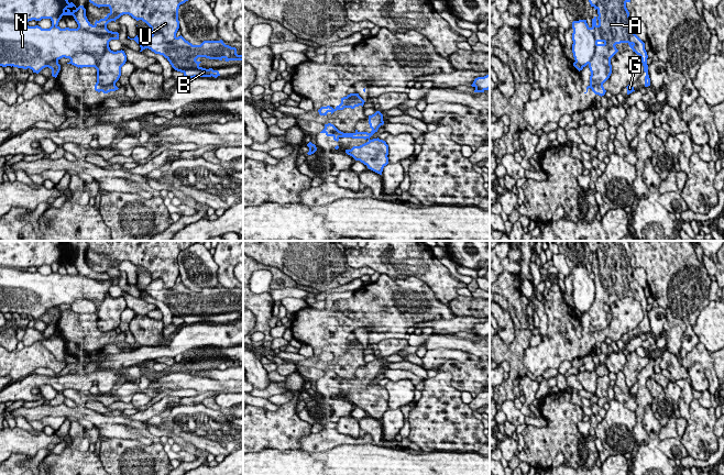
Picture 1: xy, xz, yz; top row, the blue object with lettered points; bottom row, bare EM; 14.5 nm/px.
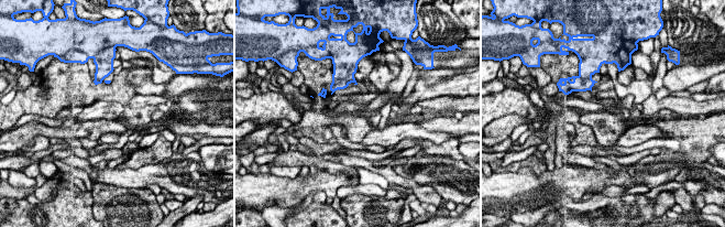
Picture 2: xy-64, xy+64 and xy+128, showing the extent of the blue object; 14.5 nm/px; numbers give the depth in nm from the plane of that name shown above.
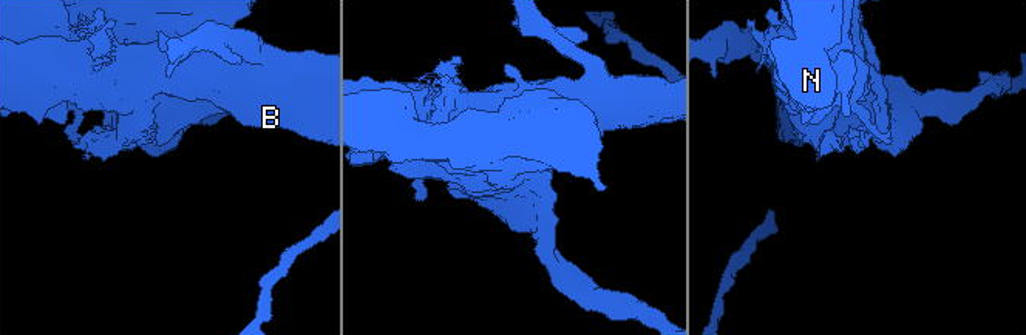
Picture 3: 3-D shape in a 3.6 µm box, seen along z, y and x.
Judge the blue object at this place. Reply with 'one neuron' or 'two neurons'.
two neurons

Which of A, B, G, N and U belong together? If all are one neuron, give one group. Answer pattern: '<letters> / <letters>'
A G U / B N

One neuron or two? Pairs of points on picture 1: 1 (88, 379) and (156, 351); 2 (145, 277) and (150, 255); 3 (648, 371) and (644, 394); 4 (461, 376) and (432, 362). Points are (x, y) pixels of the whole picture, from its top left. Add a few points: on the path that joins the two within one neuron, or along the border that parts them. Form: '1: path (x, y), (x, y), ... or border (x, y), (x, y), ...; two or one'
1: border (97, 369), (112, 369), (116, 373); two
2: border (136, 267), (141, 266), (144, 268), (152, 278); two
3: path (643, 376), (643, 388); one
4: border (465, 360), (462, 362), (447, 360), (438, 368); two

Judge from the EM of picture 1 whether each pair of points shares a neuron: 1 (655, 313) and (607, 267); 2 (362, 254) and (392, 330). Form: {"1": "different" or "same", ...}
{"1": "same", "2": "different"}

